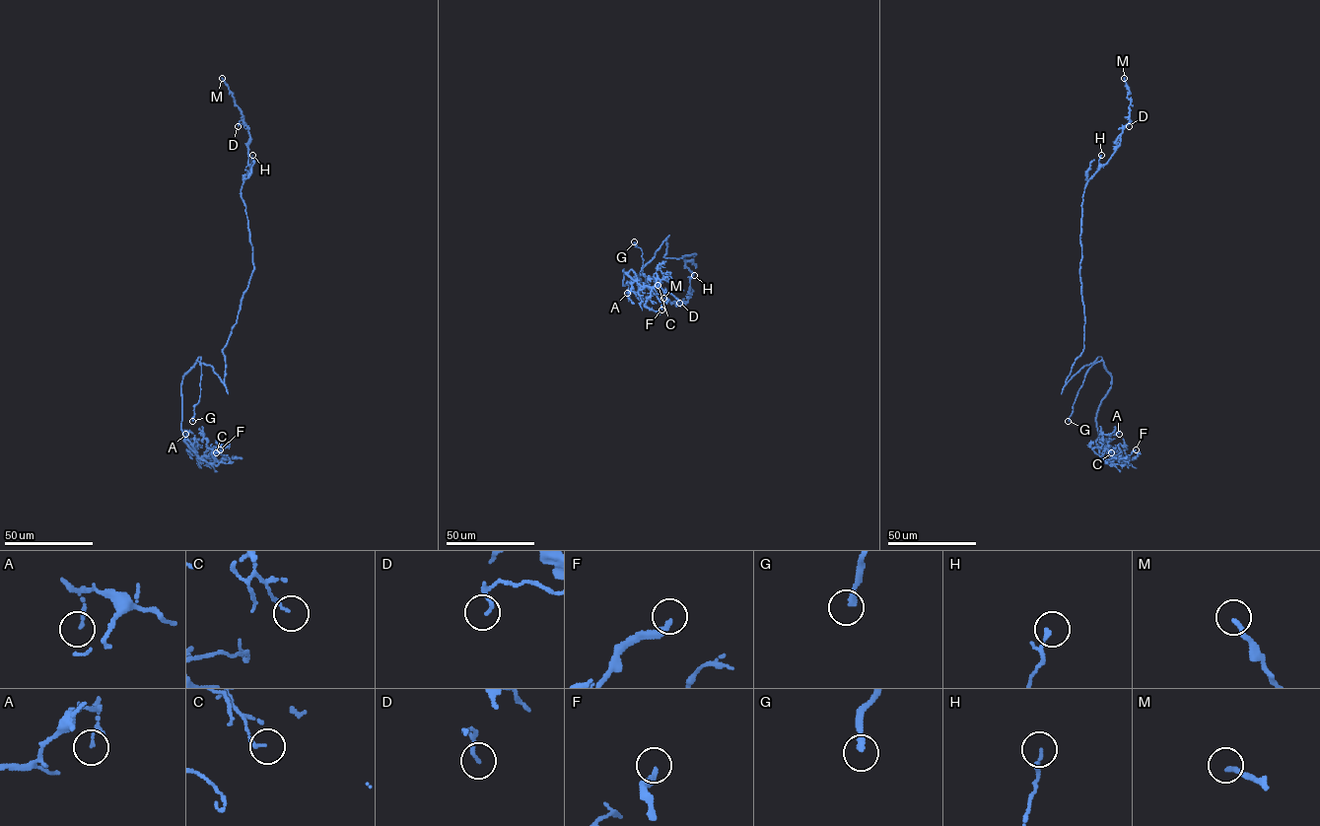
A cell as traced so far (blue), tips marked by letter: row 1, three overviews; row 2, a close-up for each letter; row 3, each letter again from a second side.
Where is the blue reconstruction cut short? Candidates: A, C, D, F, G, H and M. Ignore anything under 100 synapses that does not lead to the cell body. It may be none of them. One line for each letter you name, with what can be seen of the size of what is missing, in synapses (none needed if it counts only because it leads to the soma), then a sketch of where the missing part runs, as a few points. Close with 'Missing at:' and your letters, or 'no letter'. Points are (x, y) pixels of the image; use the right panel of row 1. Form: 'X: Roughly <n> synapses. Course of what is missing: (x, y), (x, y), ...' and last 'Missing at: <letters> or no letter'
G: Course of what is missing: (1068, 421), (1059, 438)
Missing at: G

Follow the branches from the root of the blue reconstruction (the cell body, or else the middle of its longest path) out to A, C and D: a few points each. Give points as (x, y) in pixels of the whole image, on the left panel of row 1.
A: (229, 337), (222, 350), (223, 383), (211, 366), (197, 360), (183, 377), (181, 429), (192, 449), (185, 434)
C: (229, 337), (222, 350), (224, 383), (197, 360), (180, 386), (183, 441), (210, 463), (213, 448), (216, 452)
D: (229, 337), (254, 268), (245, 206), (241, 194), (243, 177), (250, 168), (250, 135), (245, 124), (238, 126)

